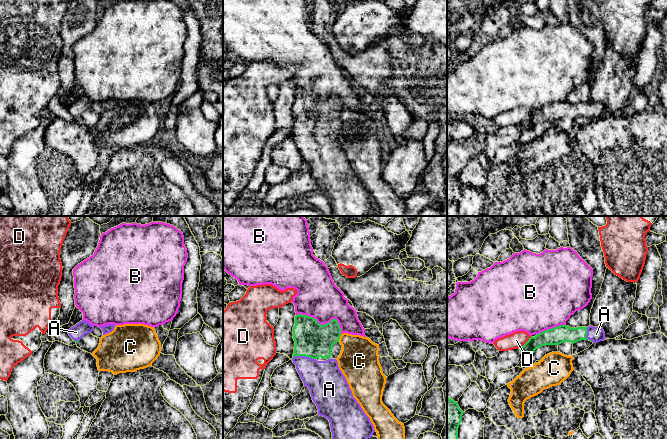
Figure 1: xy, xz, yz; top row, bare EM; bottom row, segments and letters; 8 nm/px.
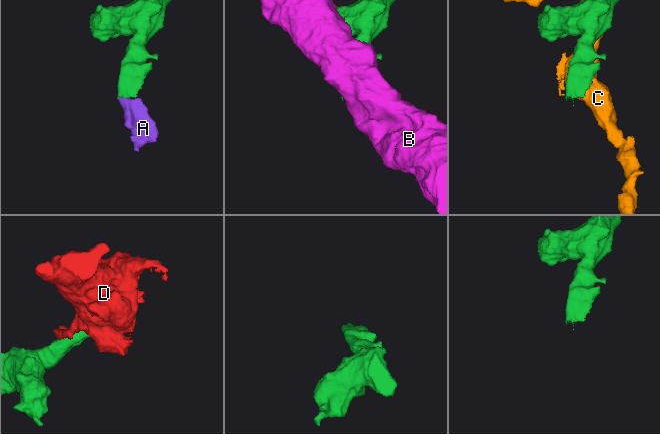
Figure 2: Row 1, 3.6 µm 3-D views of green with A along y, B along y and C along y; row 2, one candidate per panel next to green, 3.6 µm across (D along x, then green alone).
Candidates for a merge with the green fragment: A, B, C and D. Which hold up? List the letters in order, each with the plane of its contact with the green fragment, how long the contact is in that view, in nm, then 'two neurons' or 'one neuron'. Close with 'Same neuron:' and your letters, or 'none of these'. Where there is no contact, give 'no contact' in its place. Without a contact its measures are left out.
A: xz | 190 nm | one neuron
B: xz | 400 nm | two neurons
C: xz | 60 nm | two neurons
D: yz | 150 nm | two neurons
Same neuron: A

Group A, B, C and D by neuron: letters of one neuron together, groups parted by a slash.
A / B / C / D

